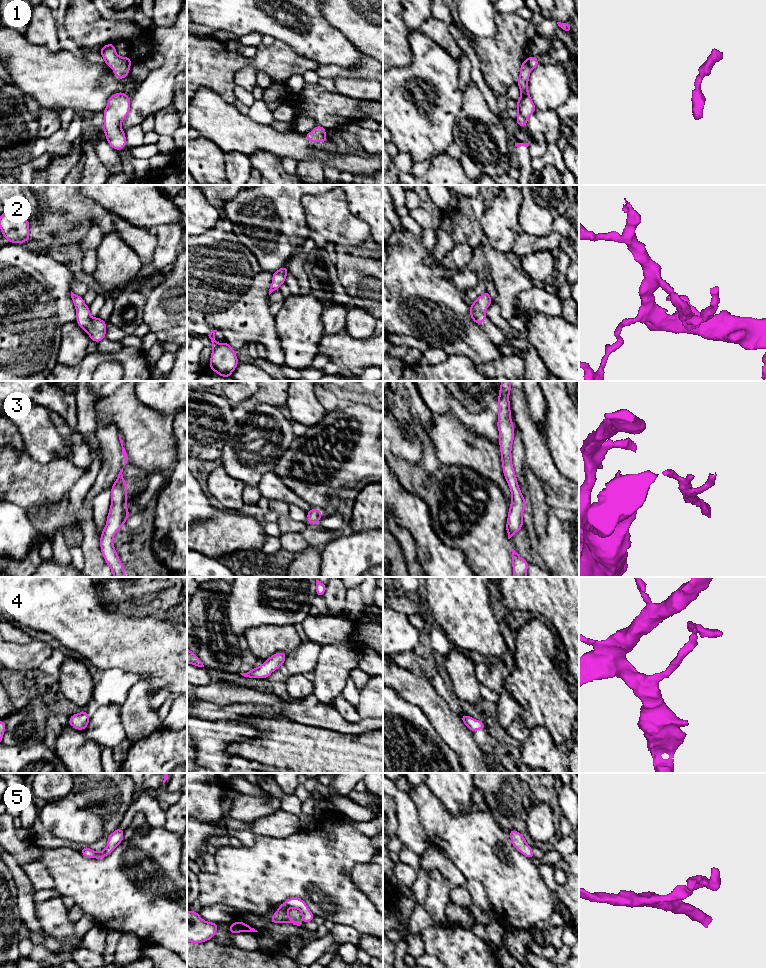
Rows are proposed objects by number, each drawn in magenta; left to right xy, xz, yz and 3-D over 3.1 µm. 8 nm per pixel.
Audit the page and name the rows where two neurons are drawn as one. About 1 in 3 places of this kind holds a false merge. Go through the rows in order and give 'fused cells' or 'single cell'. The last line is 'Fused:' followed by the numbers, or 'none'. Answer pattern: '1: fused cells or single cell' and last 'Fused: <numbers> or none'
1: single cell
2: single cell
3: single cell
4: single cell
5: single cell
Fused: none

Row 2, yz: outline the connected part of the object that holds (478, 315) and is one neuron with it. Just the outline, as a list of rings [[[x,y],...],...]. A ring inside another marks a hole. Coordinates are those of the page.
[[[486,291],[470,305],[470,316],[475,323],[481,325],[485,321],[487,317],[485,310],[491,305],[491,303],[492,298]]]

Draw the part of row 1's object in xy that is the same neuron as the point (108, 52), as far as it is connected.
[[[113,43],[103,46],[100,53],[105,60],[105,64],[113,69],[118,79],[124,79],[129,74],[129,68],[132,64],[130,57],[118,56]]]

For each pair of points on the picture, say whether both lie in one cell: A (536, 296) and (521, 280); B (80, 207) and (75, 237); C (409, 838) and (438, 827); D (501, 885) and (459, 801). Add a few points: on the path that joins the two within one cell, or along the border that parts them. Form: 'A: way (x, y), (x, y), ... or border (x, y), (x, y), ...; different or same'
A: border (534, 284), (522, 290), (515, 297), (514, 306); different
B: way (78, 214), (82, 220), (82, 228), (80, 230); same
C: border (416, 809), (418, 821), (430, 843); different
D: border (443, 805), (454, 815), (463, 815), (470, 812); different

